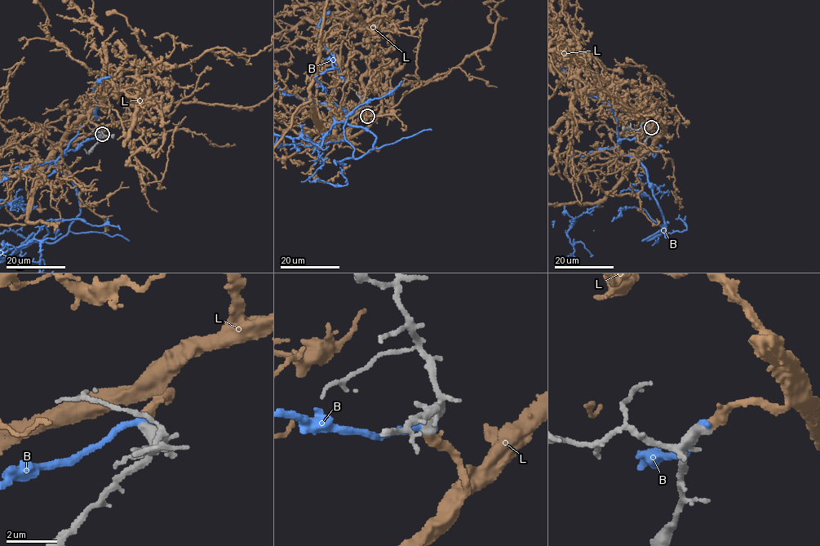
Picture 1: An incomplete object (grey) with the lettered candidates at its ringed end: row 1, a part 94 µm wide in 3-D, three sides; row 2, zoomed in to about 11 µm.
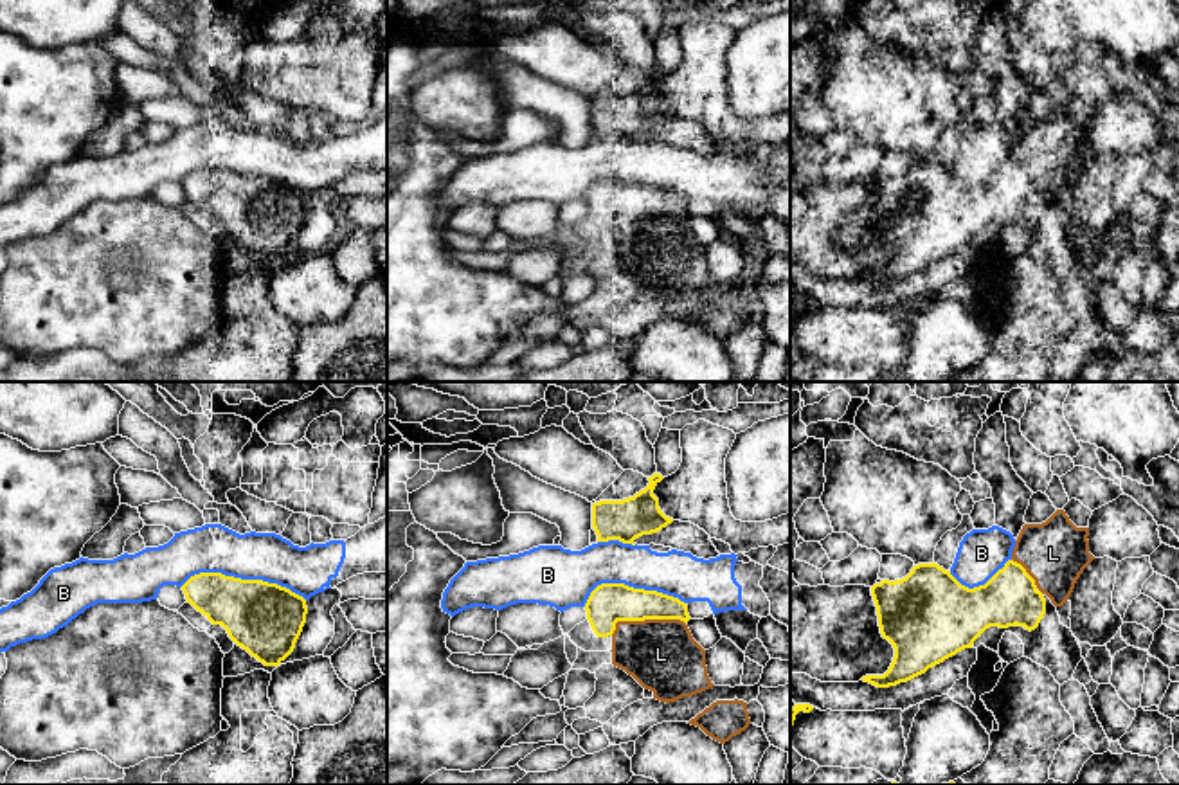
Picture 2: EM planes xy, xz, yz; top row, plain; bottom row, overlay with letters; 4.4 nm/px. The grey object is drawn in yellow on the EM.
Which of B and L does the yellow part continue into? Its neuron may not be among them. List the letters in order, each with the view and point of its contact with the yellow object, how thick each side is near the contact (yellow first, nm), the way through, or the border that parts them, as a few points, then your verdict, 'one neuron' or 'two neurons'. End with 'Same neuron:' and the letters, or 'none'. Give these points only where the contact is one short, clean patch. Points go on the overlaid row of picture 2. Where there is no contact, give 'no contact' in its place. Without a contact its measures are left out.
B: meets yellow in xy at (243, 580); 320 nm thick on the yellow side, 220 nm on the other; two neurons
L: meets yellow in xz at (645, 618); 180 nm thick on the yellow side, 320 nm on the other; one neuron
Same neuron: L

